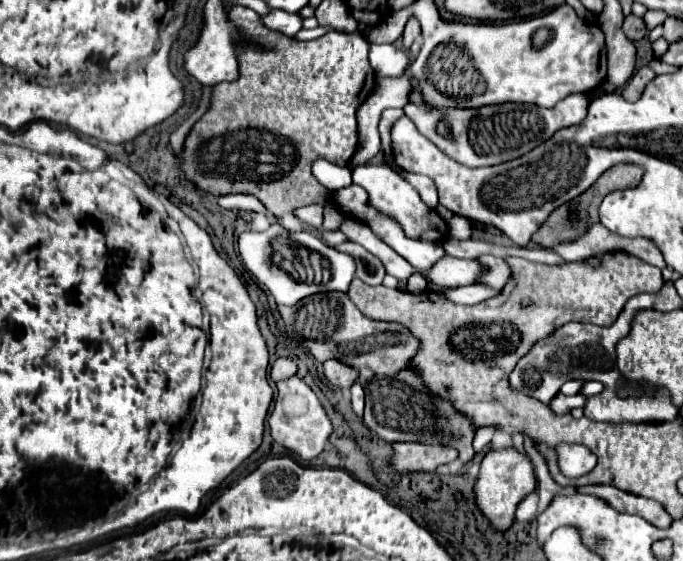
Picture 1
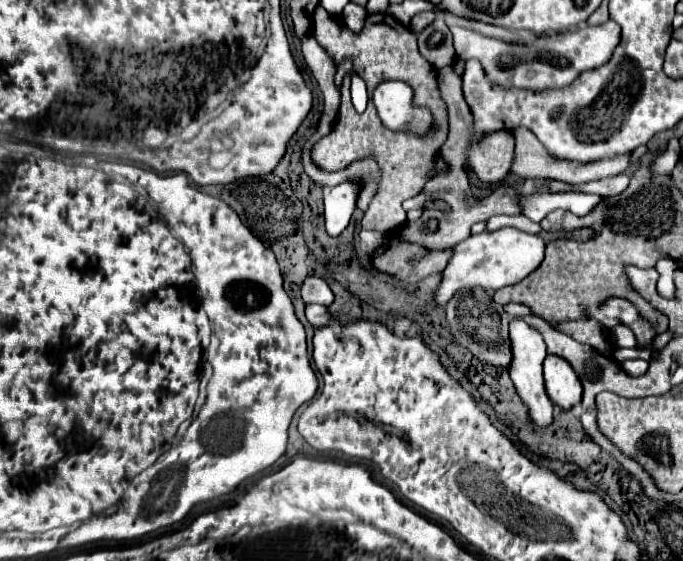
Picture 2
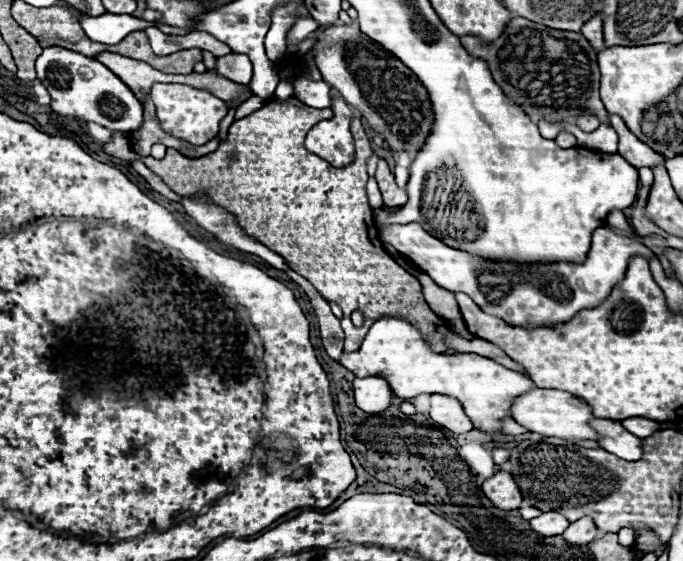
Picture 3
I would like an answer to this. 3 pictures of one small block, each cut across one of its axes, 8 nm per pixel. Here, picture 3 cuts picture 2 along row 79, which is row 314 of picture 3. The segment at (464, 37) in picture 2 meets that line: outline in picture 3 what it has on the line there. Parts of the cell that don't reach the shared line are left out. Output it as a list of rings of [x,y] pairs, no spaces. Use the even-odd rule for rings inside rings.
[[[414,222],[404,226],[384,226],[382,240],[392,244],[400,254],[408,256],[438,286],[450,292],[464,292],[490,316],[496,316],[512,326],[522,326],[526,330],[534,330],[540,326],[554,328],[554,324],[566,324],[566,320],[572,320],[576,312],[602,304],[610,296],[612,288],[626,276],[628,262],[632,260],[632,256],[644,256],[646,260],[654,256],[654,252],[648,250],[644,244],[620,236],[610,228],[594,230],[592,248],[584,264],[556,262],[526,270],[518,270],[514,264],[496,264],[482,258],[474,258],[468,252],[450,248]],[[506,276],[510,278],[508,290]]]

